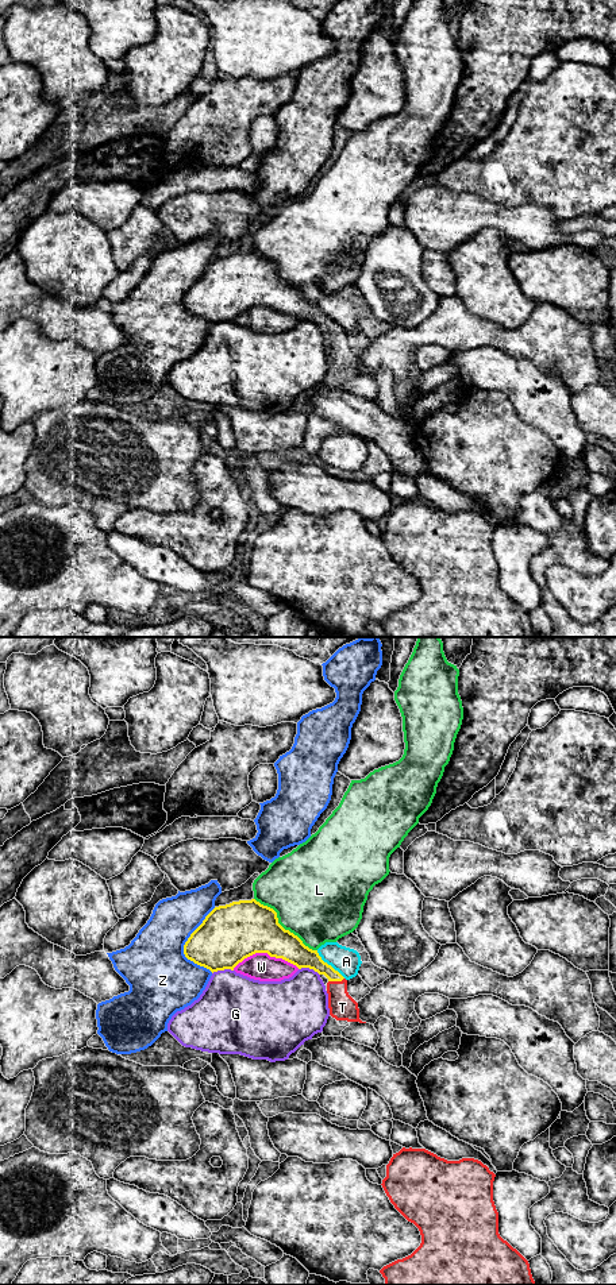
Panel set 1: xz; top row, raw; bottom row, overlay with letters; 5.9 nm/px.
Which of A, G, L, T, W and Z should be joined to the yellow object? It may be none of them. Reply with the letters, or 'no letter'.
T

